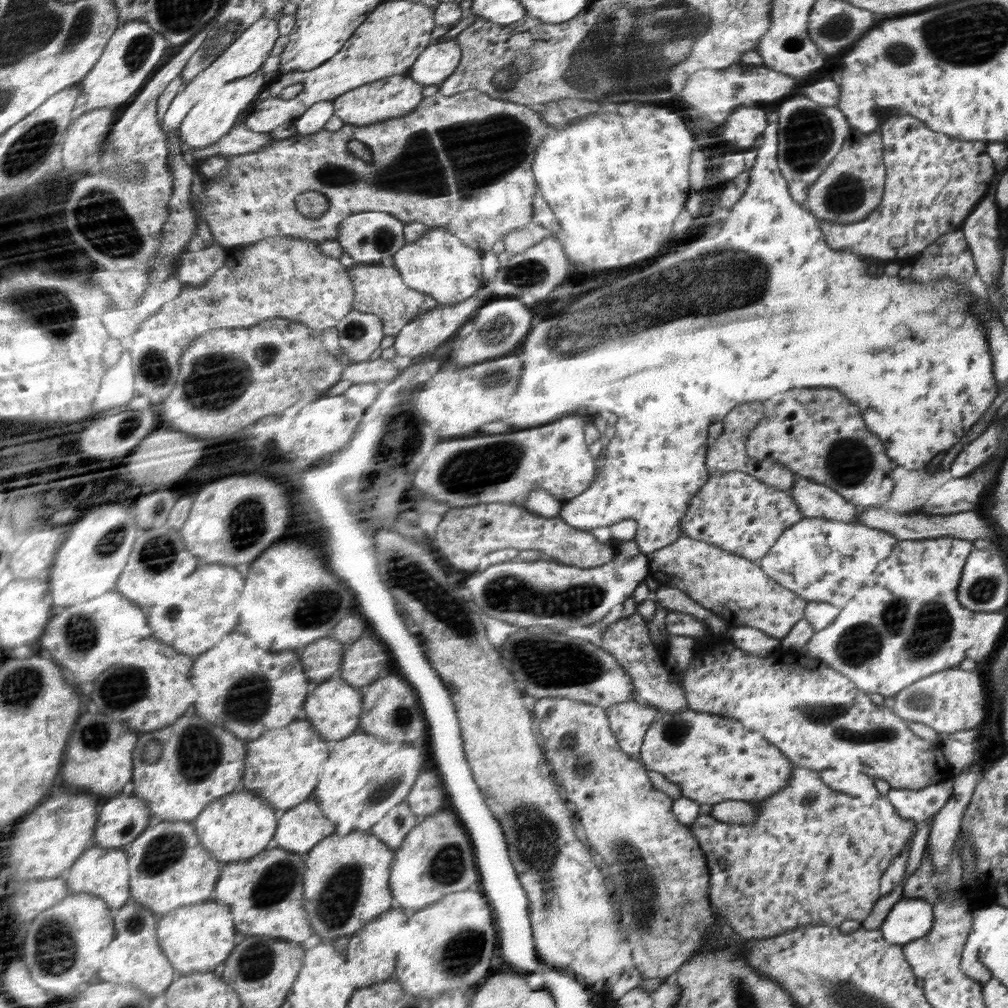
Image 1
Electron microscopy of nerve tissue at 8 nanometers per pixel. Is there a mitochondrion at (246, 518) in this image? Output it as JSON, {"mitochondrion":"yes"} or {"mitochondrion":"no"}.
{"mitochondrion":"yes"}

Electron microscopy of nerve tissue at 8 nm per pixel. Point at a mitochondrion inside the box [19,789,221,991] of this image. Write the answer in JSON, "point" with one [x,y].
{"point":[53,946]}

